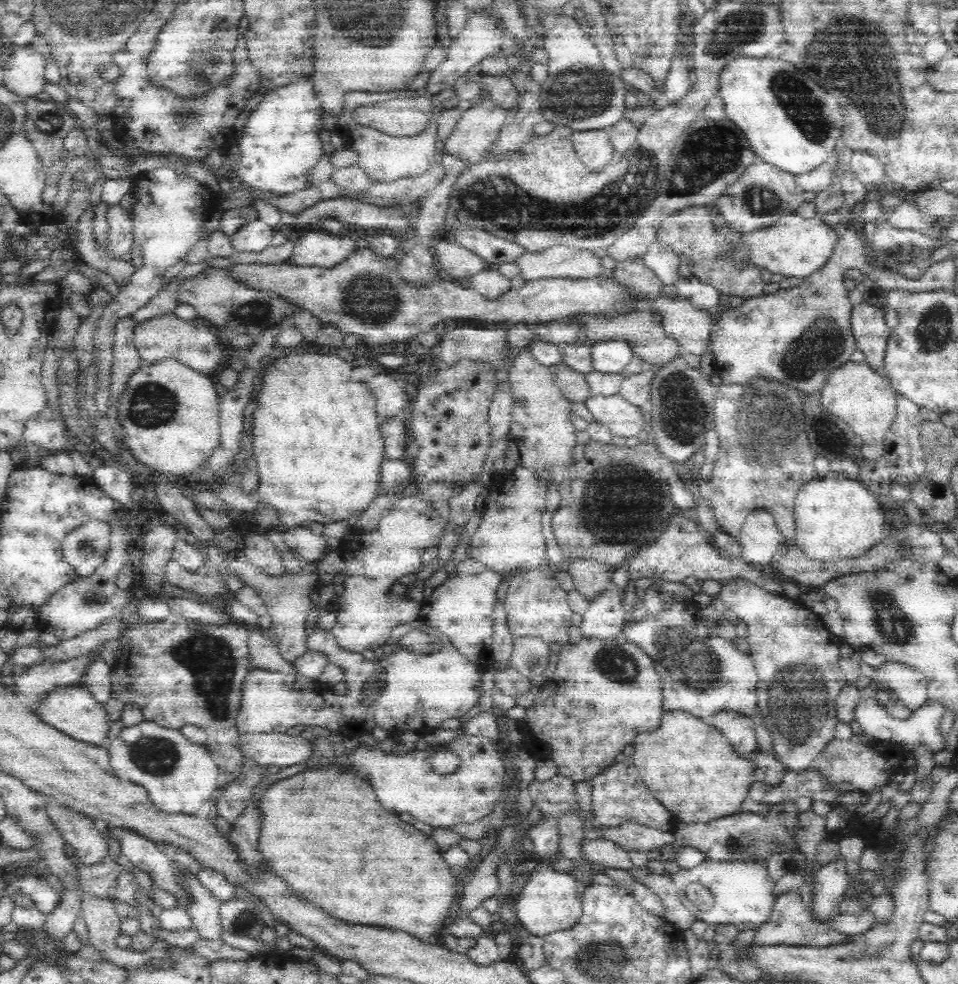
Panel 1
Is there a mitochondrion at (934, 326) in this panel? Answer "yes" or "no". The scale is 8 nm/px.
yes

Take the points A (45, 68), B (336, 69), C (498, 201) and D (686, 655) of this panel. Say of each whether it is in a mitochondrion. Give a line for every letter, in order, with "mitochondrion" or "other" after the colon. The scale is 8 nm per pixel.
A: other
B: other
C: mitochondrion
D: mitochondrion

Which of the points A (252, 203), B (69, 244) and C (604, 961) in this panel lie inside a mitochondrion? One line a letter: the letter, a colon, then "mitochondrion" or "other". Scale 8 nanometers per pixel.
A: other
B: other
C: mitochondrion

